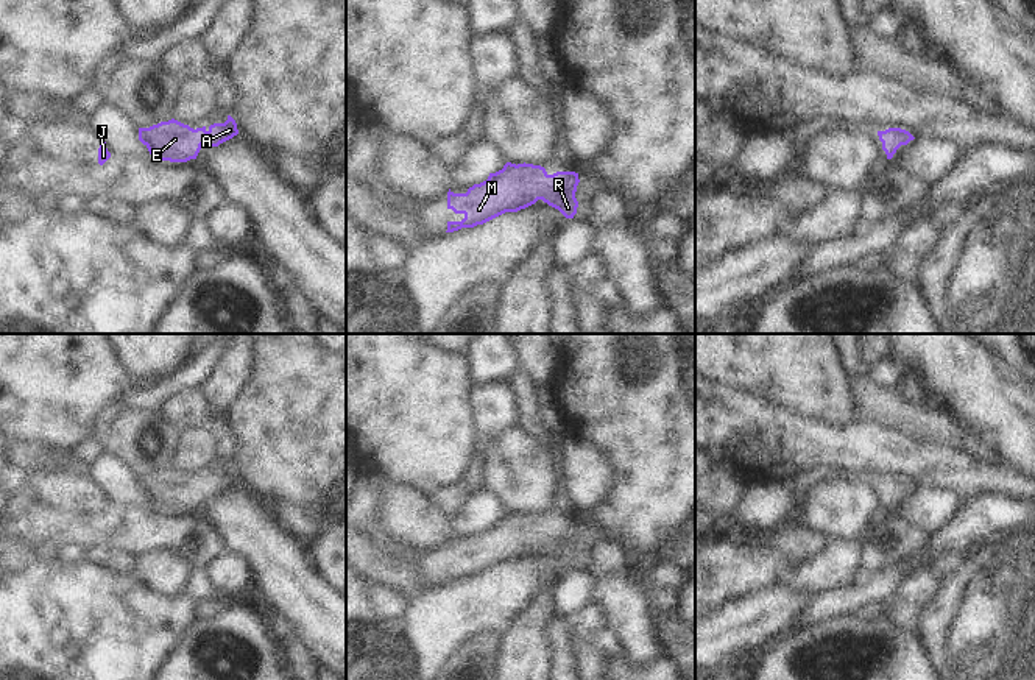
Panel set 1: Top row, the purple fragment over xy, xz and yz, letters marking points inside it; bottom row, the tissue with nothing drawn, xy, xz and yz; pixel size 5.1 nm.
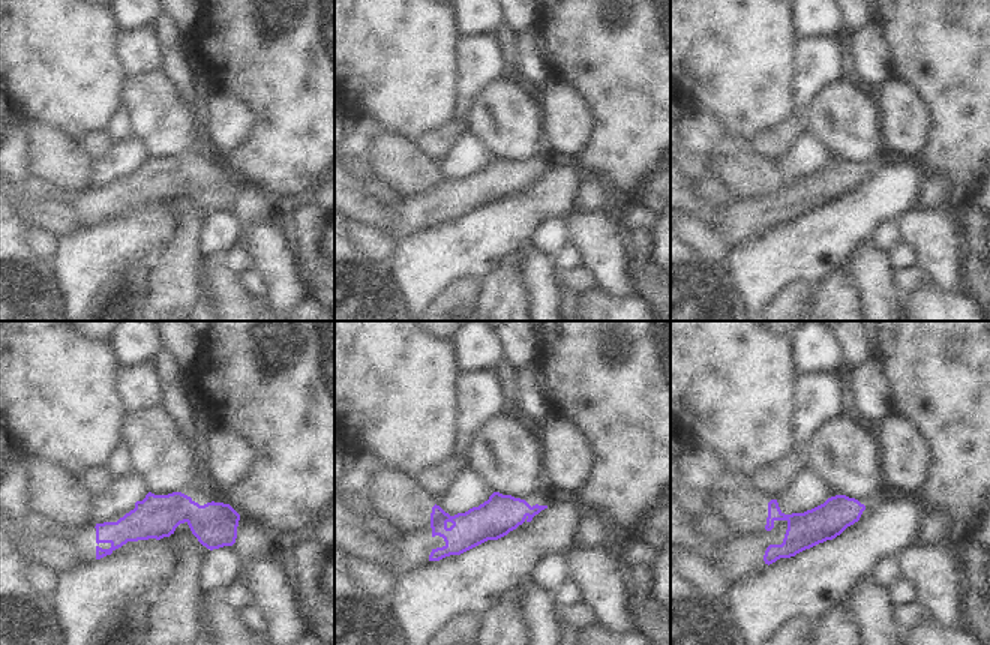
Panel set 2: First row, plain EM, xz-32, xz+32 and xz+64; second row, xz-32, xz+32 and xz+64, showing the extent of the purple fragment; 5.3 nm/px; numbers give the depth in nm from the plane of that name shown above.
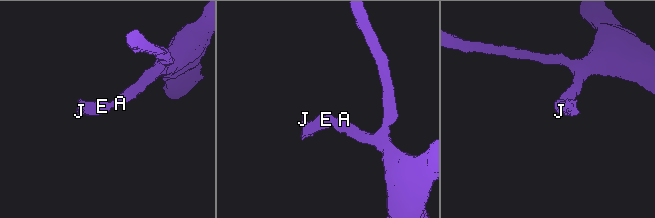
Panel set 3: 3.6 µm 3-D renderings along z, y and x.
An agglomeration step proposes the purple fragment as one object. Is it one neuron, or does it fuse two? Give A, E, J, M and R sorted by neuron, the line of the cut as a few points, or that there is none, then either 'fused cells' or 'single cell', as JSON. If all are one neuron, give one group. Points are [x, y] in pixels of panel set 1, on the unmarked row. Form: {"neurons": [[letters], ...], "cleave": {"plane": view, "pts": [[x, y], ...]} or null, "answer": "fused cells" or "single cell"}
{"neurons": [["A", "E", "J", "M", "R"]], "cleave": null, "answer": "single cell"}

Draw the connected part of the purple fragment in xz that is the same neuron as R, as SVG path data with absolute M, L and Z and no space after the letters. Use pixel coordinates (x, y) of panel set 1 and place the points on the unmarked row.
M507 512L502 519L489 522L488 529L474 533L466 543L447 541L447 558L463 563L461 571L447 571L447 580L483 574L505 561L518 561L542 549L558 558L566 568L574 568L578 522L556 521L549 524L544 516Z

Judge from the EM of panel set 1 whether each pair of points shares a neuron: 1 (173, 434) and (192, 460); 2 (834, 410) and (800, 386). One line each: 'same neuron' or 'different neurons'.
1: different neurons
2: same neuron

